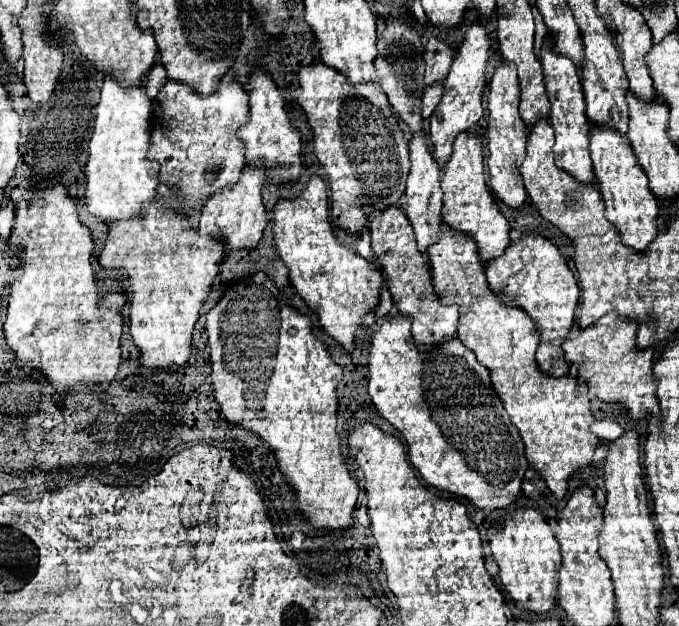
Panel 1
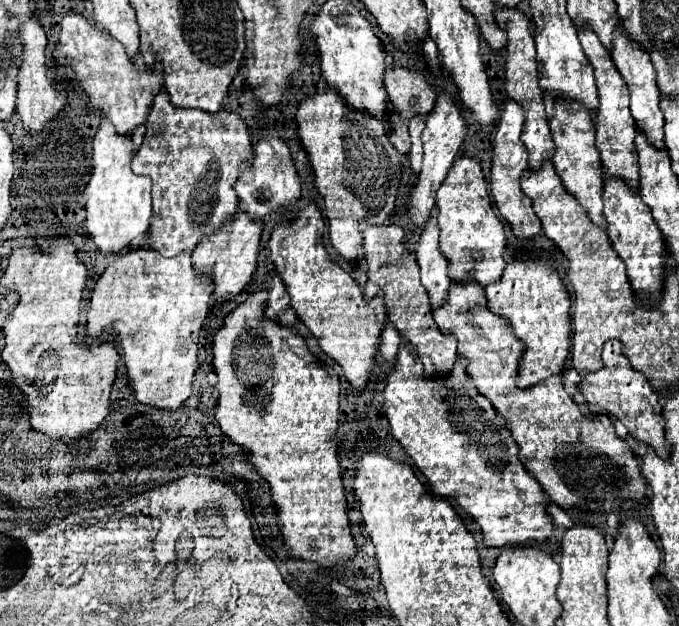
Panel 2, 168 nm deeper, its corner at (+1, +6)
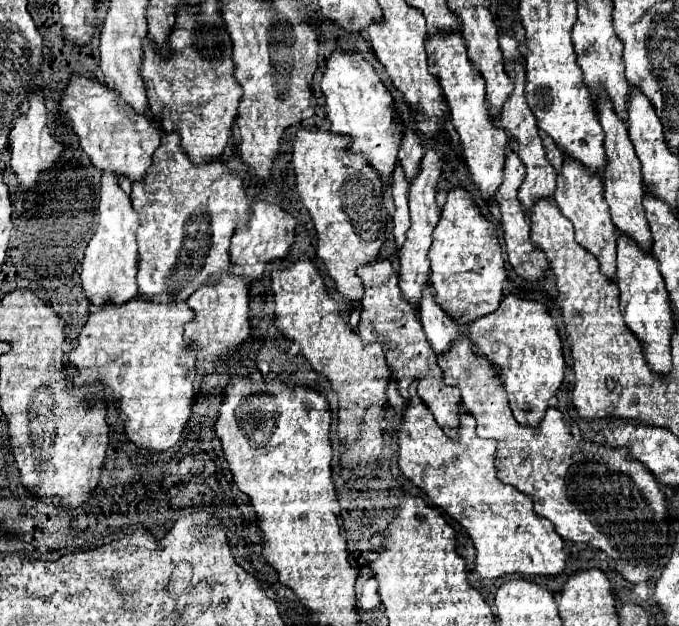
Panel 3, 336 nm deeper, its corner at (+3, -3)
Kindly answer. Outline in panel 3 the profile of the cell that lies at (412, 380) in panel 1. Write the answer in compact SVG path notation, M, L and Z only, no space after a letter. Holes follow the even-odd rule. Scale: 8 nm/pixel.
M418 381L410 385L412 397L404 407L398 427L398 465L438 509L466 529L476 547L476 571L480 577L494 579L508 573L554 577L562 573L568 557L564 539L554 531L554 525L548 519L536 515L530 495L520 493L516 487L498 479L496 441L480 439L474 429L476 421L466 411L460 415L456 439L446 437L434 421L432 411L414 393L416 385Z

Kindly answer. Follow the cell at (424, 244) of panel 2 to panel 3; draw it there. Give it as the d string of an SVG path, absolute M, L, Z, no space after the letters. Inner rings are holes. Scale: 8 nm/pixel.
M426 283L424 289L422 289L422 299L420 299L420 321L422 321L422 327L424 327L424 333L428 337L428 343L432 345L432 349L436 353L444 353L450 343L458 337L458 329L456 329L456 323L450 319L450 315L440 309L440 305L436 303L434 299L434 293L432 293L432 285Z

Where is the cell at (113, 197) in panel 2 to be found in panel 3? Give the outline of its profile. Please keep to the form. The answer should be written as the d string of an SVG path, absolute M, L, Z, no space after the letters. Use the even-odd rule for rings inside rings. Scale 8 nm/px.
M102 171L100 181L100 203L98 203L98 229L86 247L82 261L82 287L90 299L90 311L98 309L102 303L126 303L138 293L136 269L138 269L138 251L136 251L136 231L140 227L138 211L134 209L130 197L120 189L118 177L110 171Z

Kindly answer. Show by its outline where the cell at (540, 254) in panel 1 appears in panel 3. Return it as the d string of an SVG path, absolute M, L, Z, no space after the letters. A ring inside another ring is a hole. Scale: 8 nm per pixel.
M504 295L496 311L472 321L468 331L478 355L490 357L500 367L500 377L506 385L510 409L518 423L538 425L544 417L550 397L558 391L564 381L564 353L562 339L558 335L554 317L548 307L540 301L522 299L518 295Z

